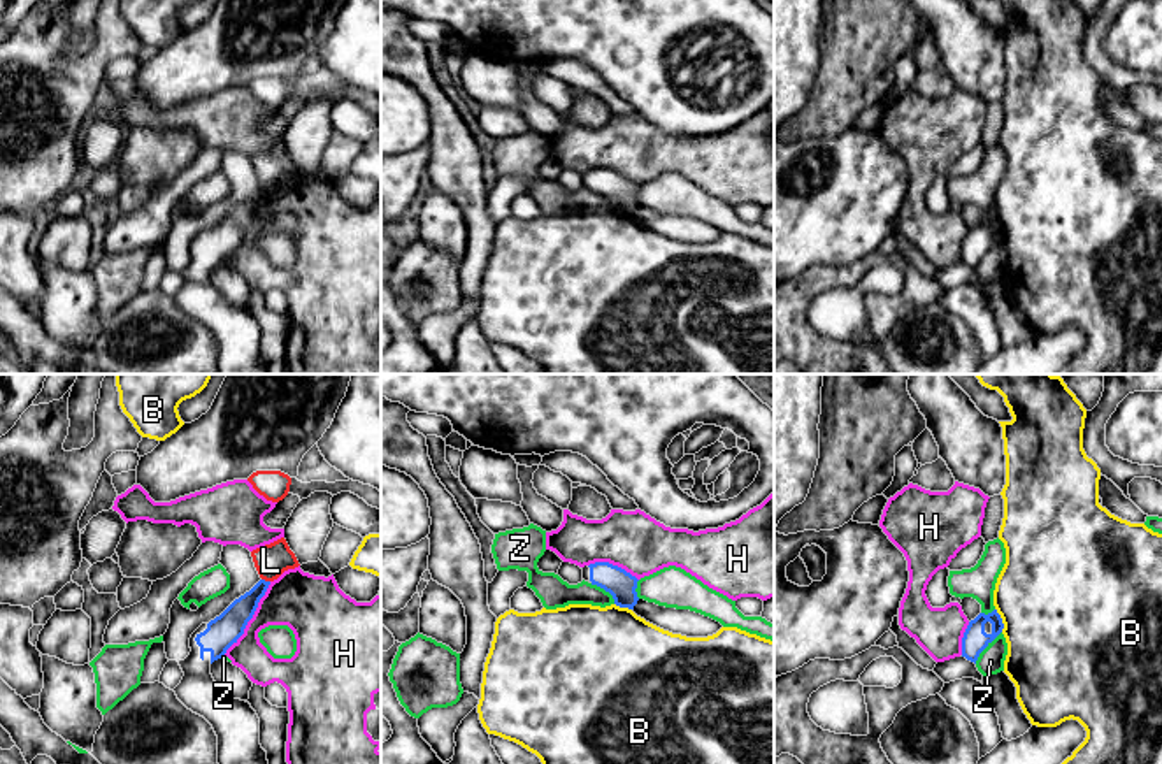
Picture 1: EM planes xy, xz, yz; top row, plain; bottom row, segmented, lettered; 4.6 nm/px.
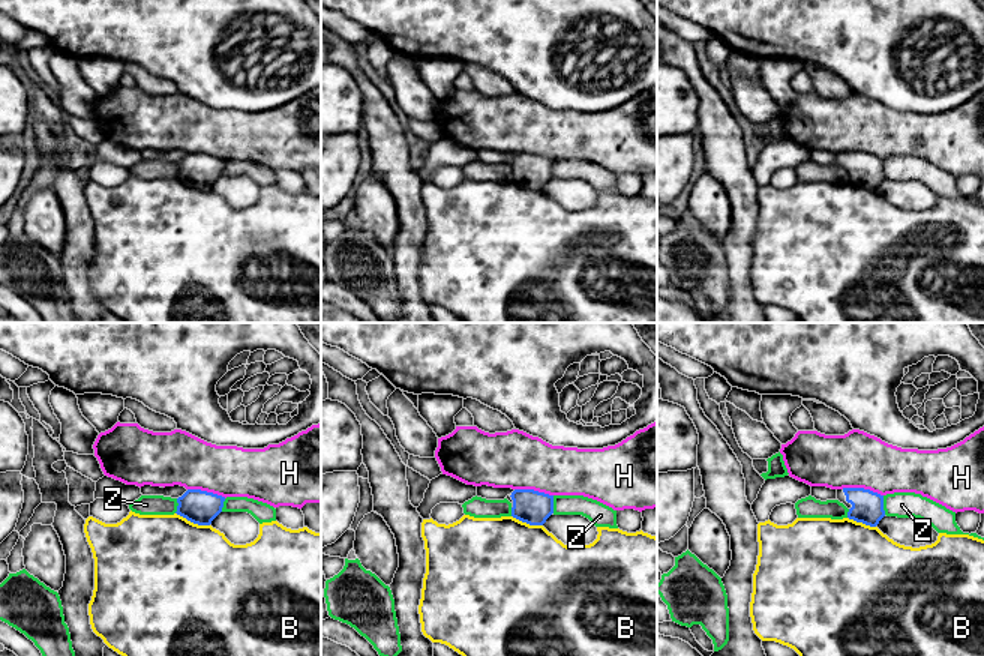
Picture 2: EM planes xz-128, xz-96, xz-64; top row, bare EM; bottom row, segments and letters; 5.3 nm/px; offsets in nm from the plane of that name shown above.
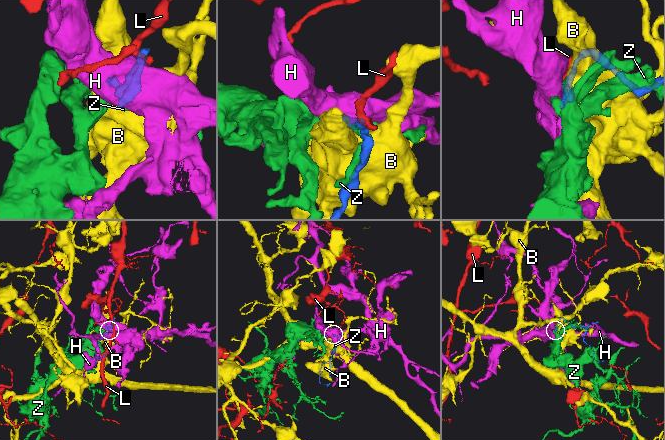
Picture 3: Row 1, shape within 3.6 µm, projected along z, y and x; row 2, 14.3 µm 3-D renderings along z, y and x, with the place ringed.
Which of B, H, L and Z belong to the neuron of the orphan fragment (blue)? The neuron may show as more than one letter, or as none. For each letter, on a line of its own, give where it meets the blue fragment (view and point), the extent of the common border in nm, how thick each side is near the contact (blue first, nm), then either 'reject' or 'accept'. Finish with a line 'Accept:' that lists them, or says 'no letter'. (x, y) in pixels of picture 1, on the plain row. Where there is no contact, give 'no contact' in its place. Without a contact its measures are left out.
B: meets blue in yz at (1001, 227); contact 120 nm long; 120 nm thick on the blue side, 500 nm on the other; reject
H: meets blue in xy at (251, 223); contact 400 nm long; 150 nm thick on the blue side, 260 nm on the other; reject
L: meets blue in xy at (264, 187); contact 40 nm long; 130 nm thick on the blue side, 160 nm on the other; reject
Z: meets blue in yz at (987, 252); contact 200 nm long; 120 nm thick on the blue side, 120 nm on the other; reject
Accept: no letter

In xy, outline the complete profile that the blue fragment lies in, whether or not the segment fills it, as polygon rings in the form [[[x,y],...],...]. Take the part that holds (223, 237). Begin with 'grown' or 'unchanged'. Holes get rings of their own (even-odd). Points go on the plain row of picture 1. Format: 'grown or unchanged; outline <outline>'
grown; outline [[[260,186],[219,223],[202,230],[190,244],[190,262],[179,267],[184,283],[174,299],[188,316],[212,332],[219,374],[269,374],[256,318],[249,309],[230,304],[211,281],[211,270],[244,241],[269,191]]]

